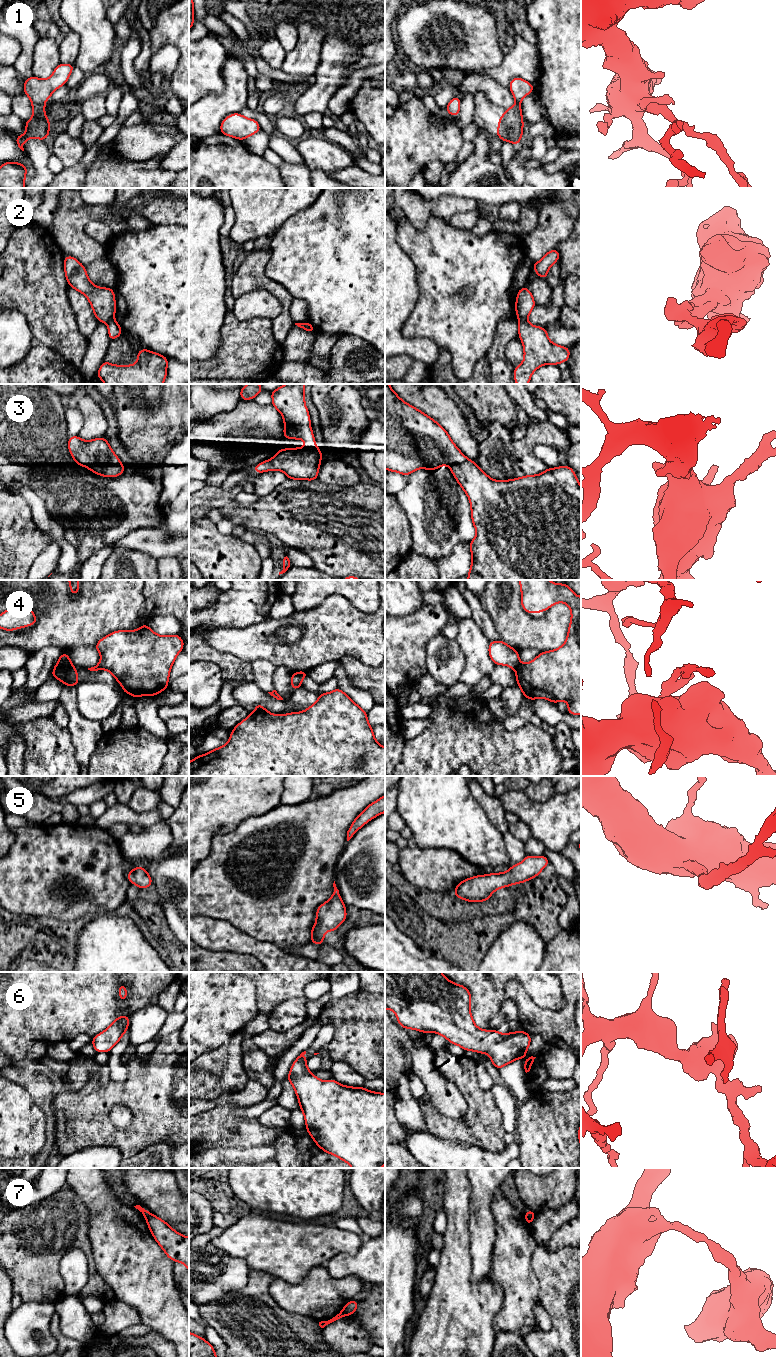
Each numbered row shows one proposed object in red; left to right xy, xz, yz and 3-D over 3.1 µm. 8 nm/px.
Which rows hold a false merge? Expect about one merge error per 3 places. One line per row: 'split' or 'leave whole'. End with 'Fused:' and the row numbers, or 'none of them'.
1: leave whole
2: split
3: leave whole
4: split
5: leave whole
6: leave whole
7: split
Fused: 2, 4, 7

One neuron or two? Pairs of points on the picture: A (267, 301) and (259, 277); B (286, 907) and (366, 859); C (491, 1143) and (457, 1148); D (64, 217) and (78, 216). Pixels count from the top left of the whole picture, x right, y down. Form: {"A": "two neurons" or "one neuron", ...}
{"A": "two neurons", "B": "two neurons", "C": "two neurons", "D": "one neuron"}

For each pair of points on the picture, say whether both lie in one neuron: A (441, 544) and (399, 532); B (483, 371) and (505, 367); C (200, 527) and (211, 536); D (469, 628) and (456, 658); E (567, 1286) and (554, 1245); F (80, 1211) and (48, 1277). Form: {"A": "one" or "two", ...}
{"A": "two", "B": "two", "C": "one", "D": "two", "E": "two", "F": "one"}

